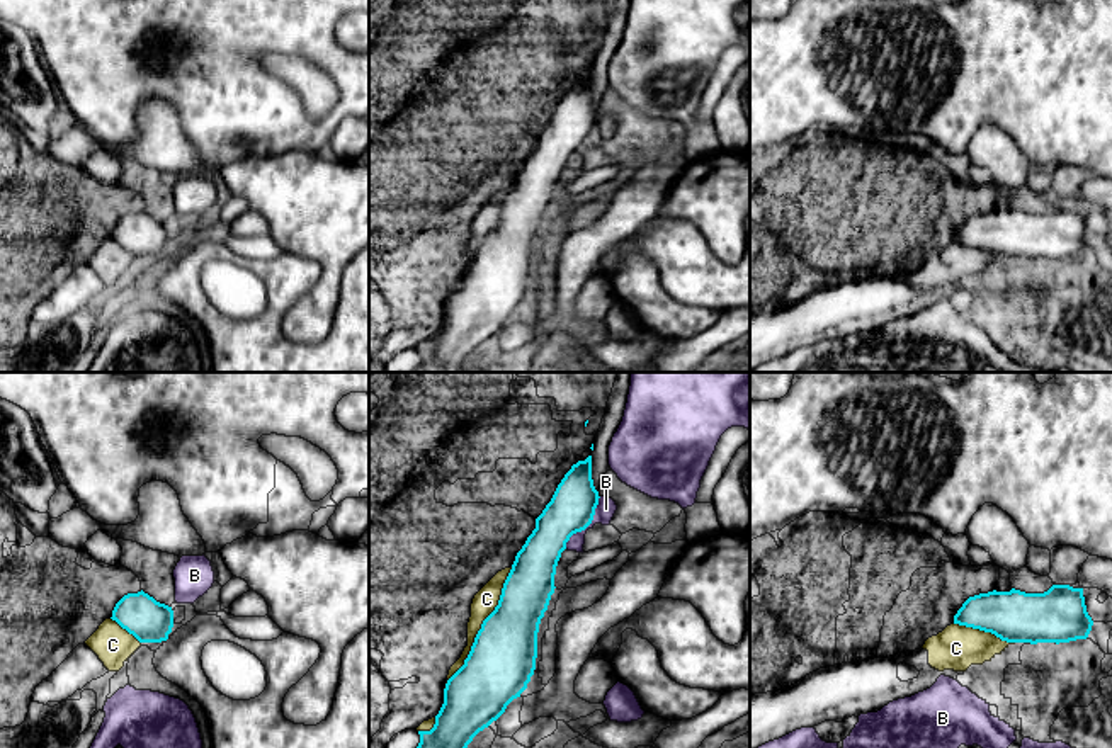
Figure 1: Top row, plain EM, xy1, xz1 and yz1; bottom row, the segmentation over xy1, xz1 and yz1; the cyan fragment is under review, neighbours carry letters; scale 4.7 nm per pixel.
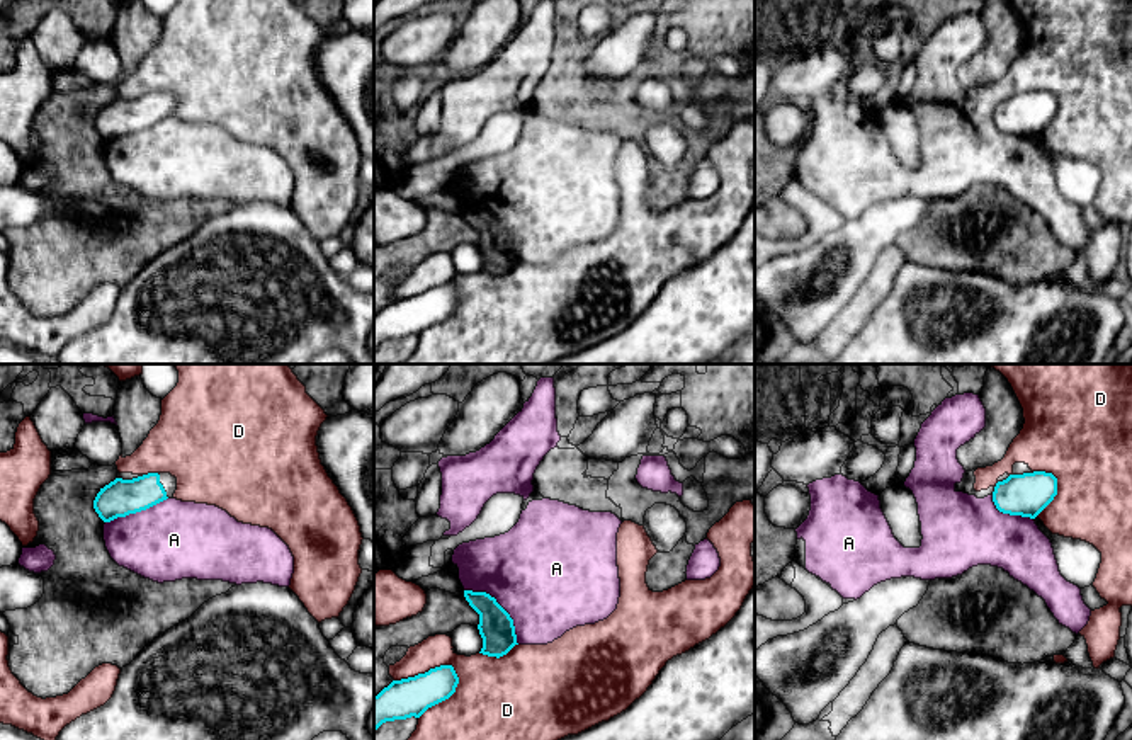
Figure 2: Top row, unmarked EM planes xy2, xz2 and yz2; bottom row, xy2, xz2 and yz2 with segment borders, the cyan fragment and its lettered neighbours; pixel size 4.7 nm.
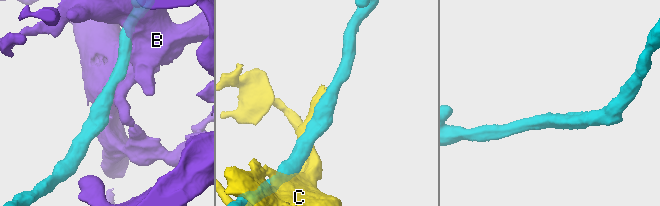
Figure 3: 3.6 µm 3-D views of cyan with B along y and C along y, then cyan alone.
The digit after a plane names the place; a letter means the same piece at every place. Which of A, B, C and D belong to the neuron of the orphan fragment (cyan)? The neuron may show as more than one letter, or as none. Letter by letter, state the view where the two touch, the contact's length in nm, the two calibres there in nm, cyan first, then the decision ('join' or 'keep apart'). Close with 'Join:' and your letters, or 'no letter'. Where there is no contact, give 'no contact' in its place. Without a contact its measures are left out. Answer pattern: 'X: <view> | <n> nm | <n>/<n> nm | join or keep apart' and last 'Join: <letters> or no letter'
A: xz2 | 380 nm | 160/500 nm | keep apart
B: xz1 | 300 nm | 220/90 nm | keep apart
C: xz1 | 650 nm | 320/110 nm | keep apart
D: xz2 | 320 nm | 180/240 nm | keep apart
Join: no letter

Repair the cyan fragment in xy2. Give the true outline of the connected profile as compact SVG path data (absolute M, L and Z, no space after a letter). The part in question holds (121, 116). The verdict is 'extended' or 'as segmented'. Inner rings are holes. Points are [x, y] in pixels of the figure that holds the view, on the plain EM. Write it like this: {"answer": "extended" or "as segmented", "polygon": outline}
{"answer": "extended", "polygon": "M148 92L133 99L116 97L93 119L93 128L104 141L146 129L173 117L177 97L170 92Z"}

